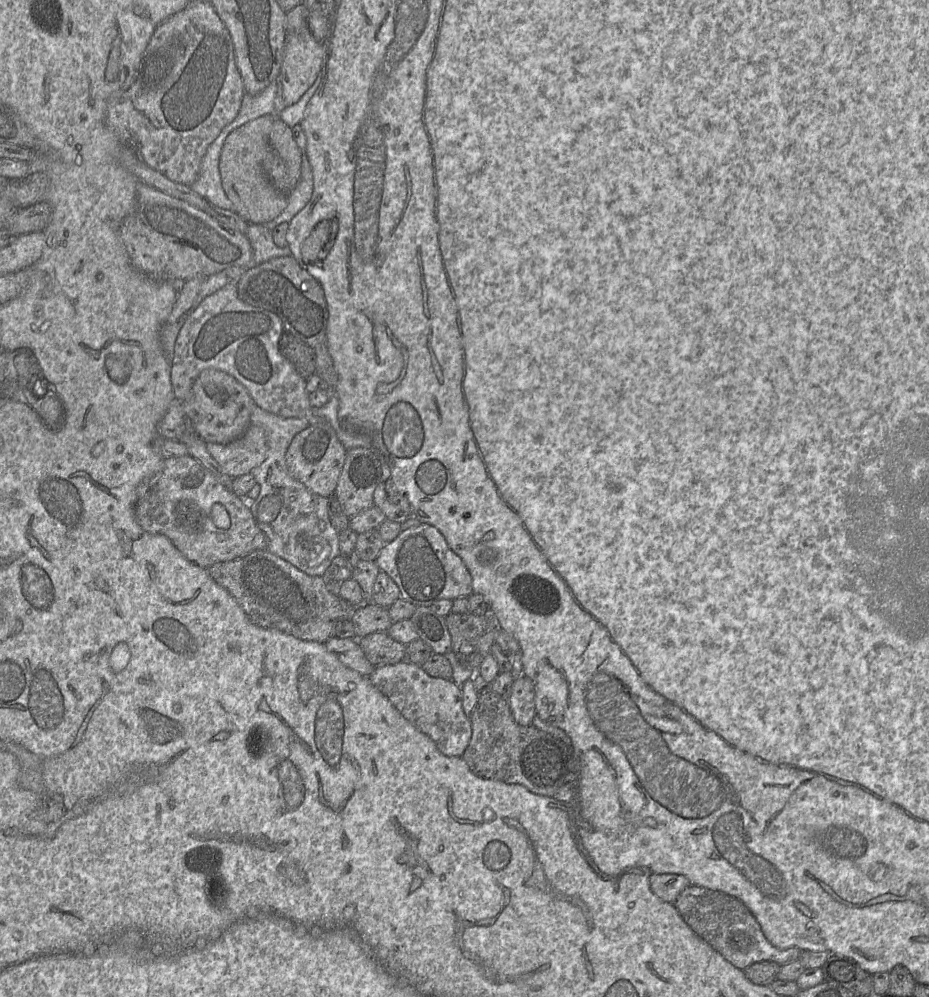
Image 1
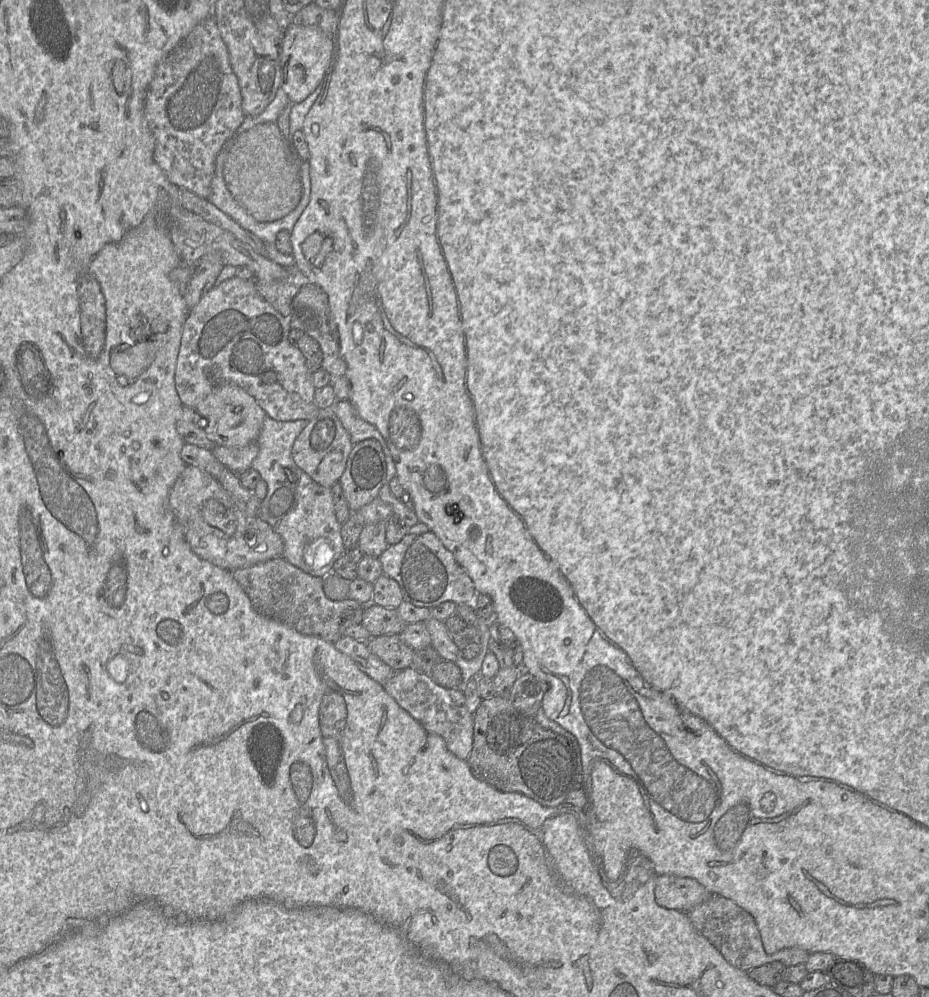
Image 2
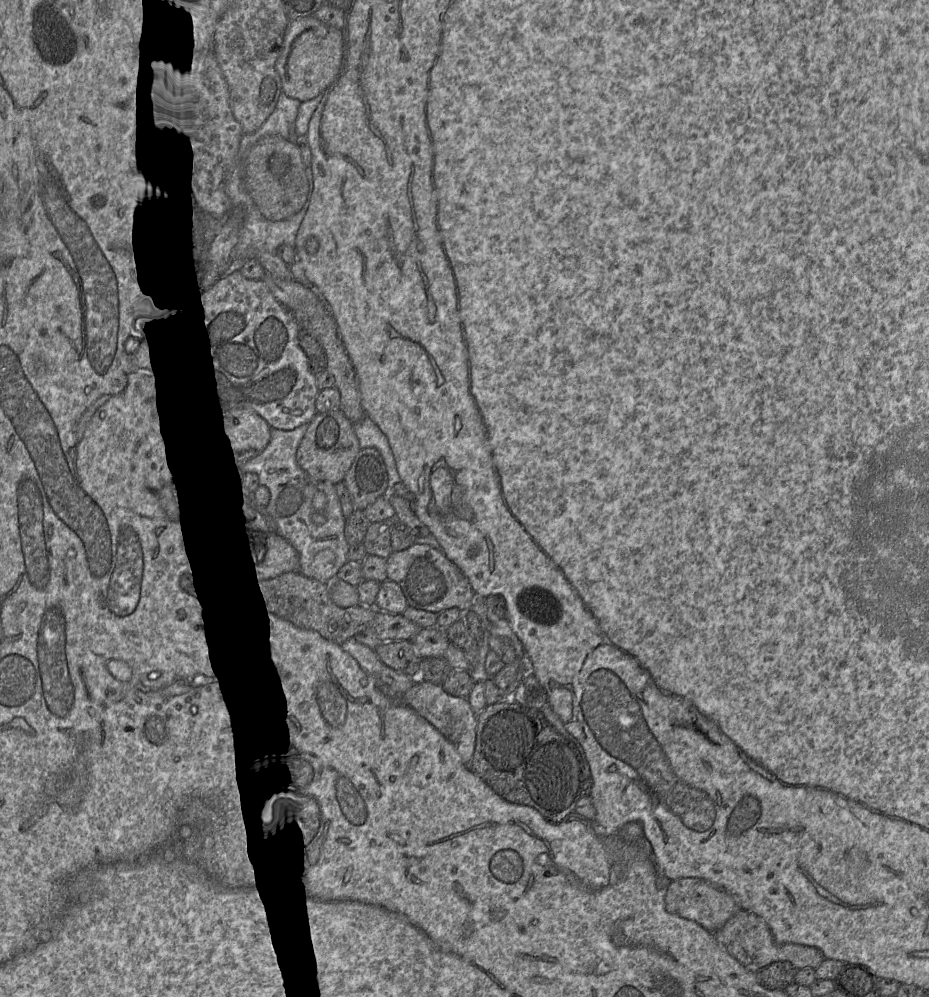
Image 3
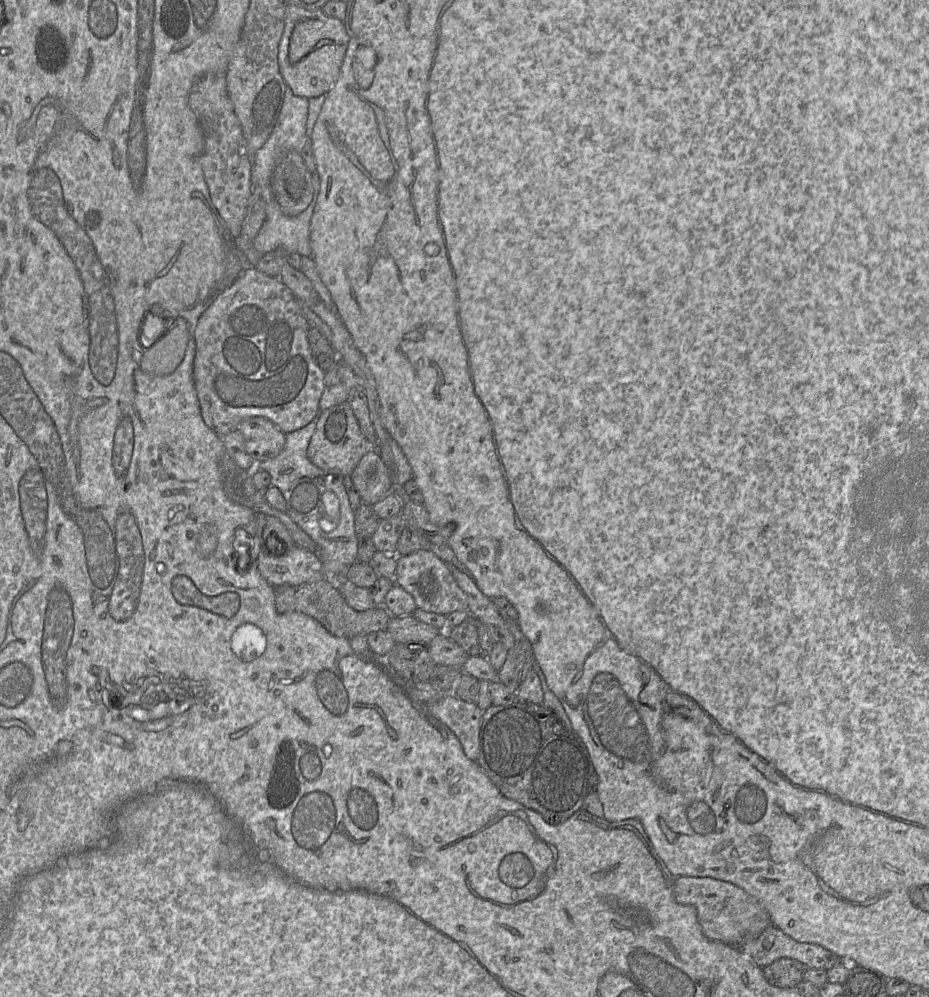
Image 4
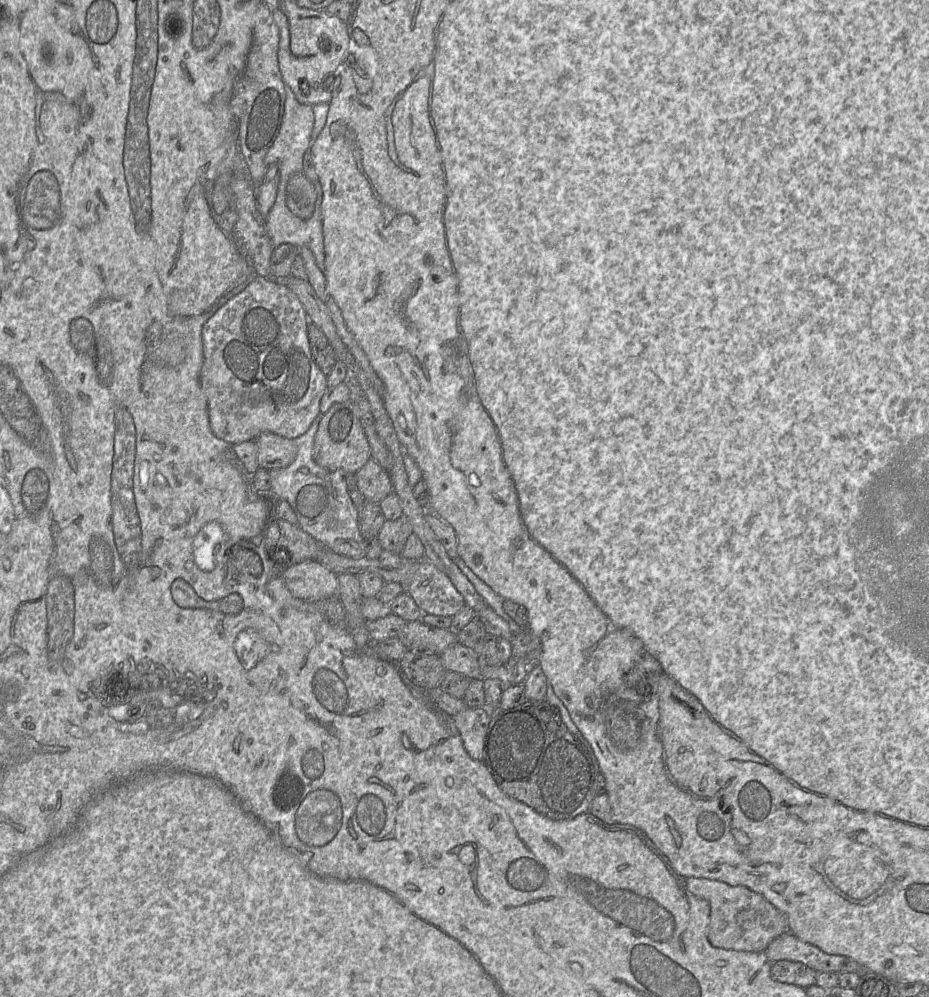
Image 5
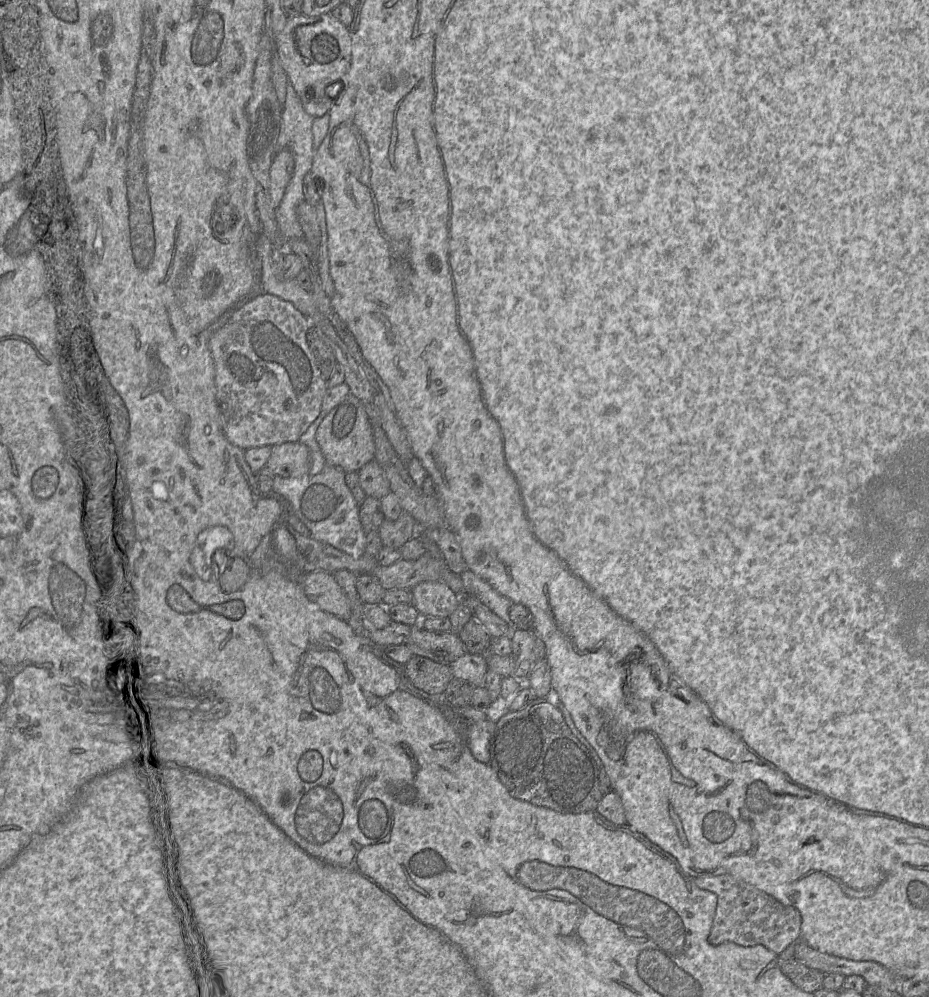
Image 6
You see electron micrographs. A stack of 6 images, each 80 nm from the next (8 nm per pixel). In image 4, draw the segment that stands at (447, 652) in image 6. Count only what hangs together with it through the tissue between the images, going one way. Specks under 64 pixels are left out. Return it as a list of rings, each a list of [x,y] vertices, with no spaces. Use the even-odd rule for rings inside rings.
[[[391,616],[386,632],[396,643],[420,644],[425,647],[442,631],[414,616]]]

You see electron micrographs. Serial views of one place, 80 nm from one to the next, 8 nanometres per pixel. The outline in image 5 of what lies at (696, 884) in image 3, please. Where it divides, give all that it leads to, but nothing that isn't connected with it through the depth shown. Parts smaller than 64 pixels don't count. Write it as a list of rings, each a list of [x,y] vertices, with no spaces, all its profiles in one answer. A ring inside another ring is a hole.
[[[707,878],[686,879],[689,892],[710,904],[707,938],[714,947],[738,951],[764,952],[768,945],[783,933],[789,933],[787,916],[763,896],[745,886],[731,886]]]

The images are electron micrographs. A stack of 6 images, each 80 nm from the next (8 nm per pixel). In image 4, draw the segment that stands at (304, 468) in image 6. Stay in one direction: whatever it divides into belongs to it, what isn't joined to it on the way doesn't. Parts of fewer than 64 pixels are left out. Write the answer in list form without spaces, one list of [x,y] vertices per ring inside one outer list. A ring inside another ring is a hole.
[[[251,417],[237,427],[242,435],[245,450],[255,462],[276,457],[284,448],[285,433],[264,417]]]

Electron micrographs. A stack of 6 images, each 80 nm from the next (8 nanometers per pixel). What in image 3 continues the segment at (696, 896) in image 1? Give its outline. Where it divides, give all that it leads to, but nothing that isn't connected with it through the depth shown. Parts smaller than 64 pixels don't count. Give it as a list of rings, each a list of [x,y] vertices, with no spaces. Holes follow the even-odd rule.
[[[743,909],[730,918],[721,929],[713,932],[713,934],[716,940],[720,942],[737,961],[755,973],[779,961],[790,962],[797,970],[802,968],[814,968],[815,970],[826,959],[820,950],[811,946],[777,943],[767,923],[760,916],[744,911]]]

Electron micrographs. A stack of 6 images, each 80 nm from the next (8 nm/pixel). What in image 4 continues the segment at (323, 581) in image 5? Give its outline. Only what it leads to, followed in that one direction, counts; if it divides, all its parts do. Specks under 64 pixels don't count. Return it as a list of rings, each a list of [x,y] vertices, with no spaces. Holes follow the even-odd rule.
[[[263,545],[256,560],[261,576],[273,587],[298,586],[326,579],[318,556],[295,545],[284,555],[273,555]]]

